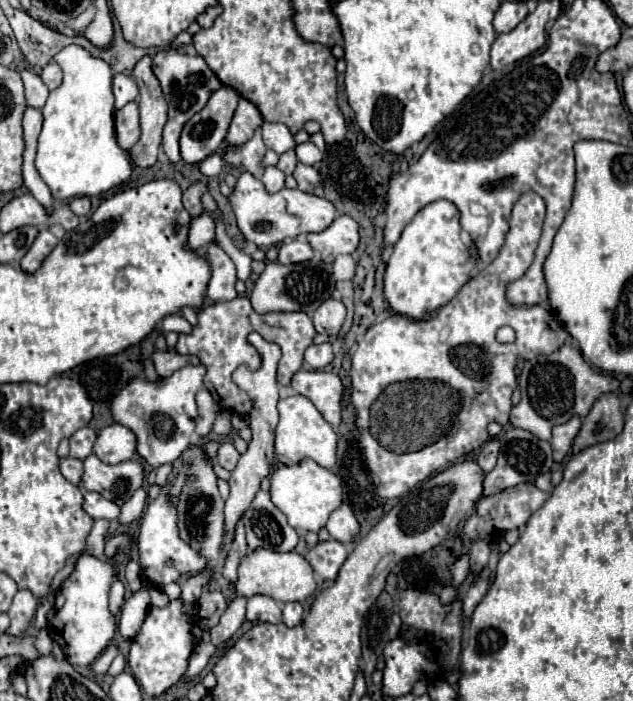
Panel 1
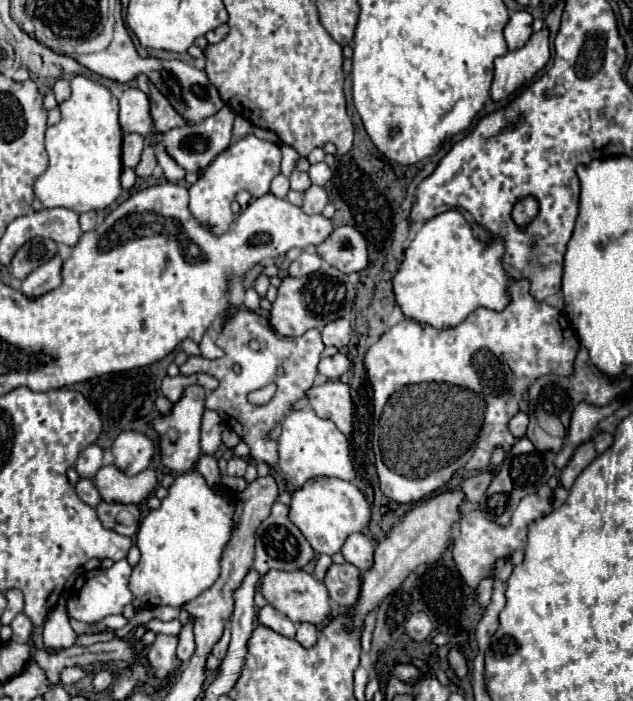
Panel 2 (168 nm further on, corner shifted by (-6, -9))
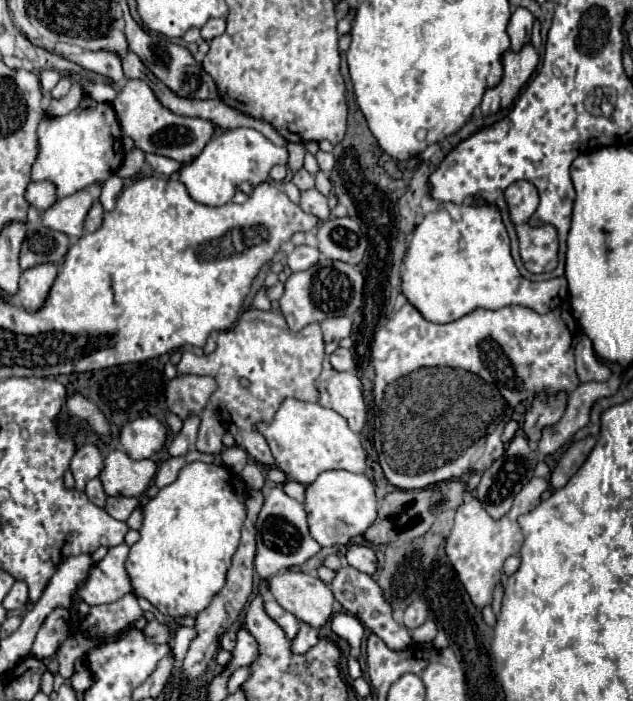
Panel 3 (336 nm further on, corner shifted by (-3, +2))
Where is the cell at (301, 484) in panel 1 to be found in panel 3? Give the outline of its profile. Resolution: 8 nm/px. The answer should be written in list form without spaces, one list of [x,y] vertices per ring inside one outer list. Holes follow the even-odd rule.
[[[326,470],[306,486],[304,496],[308,528],[320,546],[346,546],[354,536],[362,536],[376,520],[374,486],[364,474],[352,474],[348,470]]]

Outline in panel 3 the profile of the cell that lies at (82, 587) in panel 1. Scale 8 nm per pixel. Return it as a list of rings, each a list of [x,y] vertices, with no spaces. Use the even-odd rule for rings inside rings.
[[[126,544],[110,548],[104,560],[90,568],[86,582],[76,590],[76,602],[86,602],[88,606],[110,604],[132,592],[130,578],[124,570],[128,550]]]

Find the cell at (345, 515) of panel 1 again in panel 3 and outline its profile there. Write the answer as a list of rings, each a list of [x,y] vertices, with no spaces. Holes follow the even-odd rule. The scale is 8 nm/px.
[[[352,544],[352,546],[348,546],[346,562],[350,566],[358,568],[360,572],[366,572],[366,574],[374,574],[376,564],[378,564],[376,552],[370,546],[366,546],[366,544]]]

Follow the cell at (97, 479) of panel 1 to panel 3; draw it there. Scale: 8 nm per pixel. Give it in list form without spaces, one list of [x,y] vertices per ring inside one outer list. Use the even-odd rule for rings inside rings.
[[[114,450],[106,456],[100,482],[108,496],[142,496],[156,474],[152,460],[130,460],[126,452]]]

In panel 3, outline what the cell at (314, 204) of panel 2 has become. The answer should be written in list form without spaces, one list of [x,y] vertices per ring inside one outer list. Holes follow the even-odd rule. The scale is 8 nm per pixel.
[[[310,188],[308,192],[302,192],[300,208],[304,212],[310,212],[310,214],[318,216],[320,220],[328,220],[328,216],[330,216],[330,208],[328,208],[328,202],[326,202],[326,196],[320,194],[316,188]]]

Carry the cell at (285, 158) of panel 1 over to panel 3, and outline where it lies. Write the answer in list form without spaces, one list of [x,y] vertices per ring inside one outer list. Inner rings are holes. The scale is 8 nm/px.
[[[300,168],[298,172],[292,174],[292,182],[300,188],[300,190],[310,190],[314,186],[314,176],[306,170],[306,168]]]

